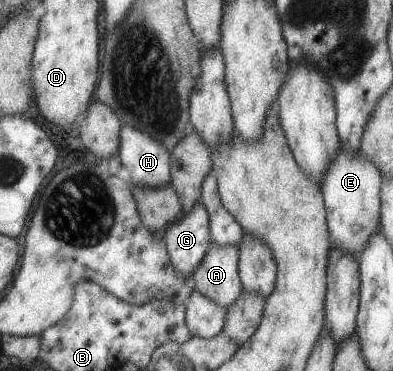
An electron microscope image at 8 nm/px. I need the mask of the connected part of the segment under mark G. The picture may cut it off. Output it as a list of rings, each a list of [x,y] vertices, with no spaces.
[[[198,201],[190,212],[172,221],[162,233],[164,245],[174,267],[182,277],[192,275],[194,267],[210,247],[207,212]]]

